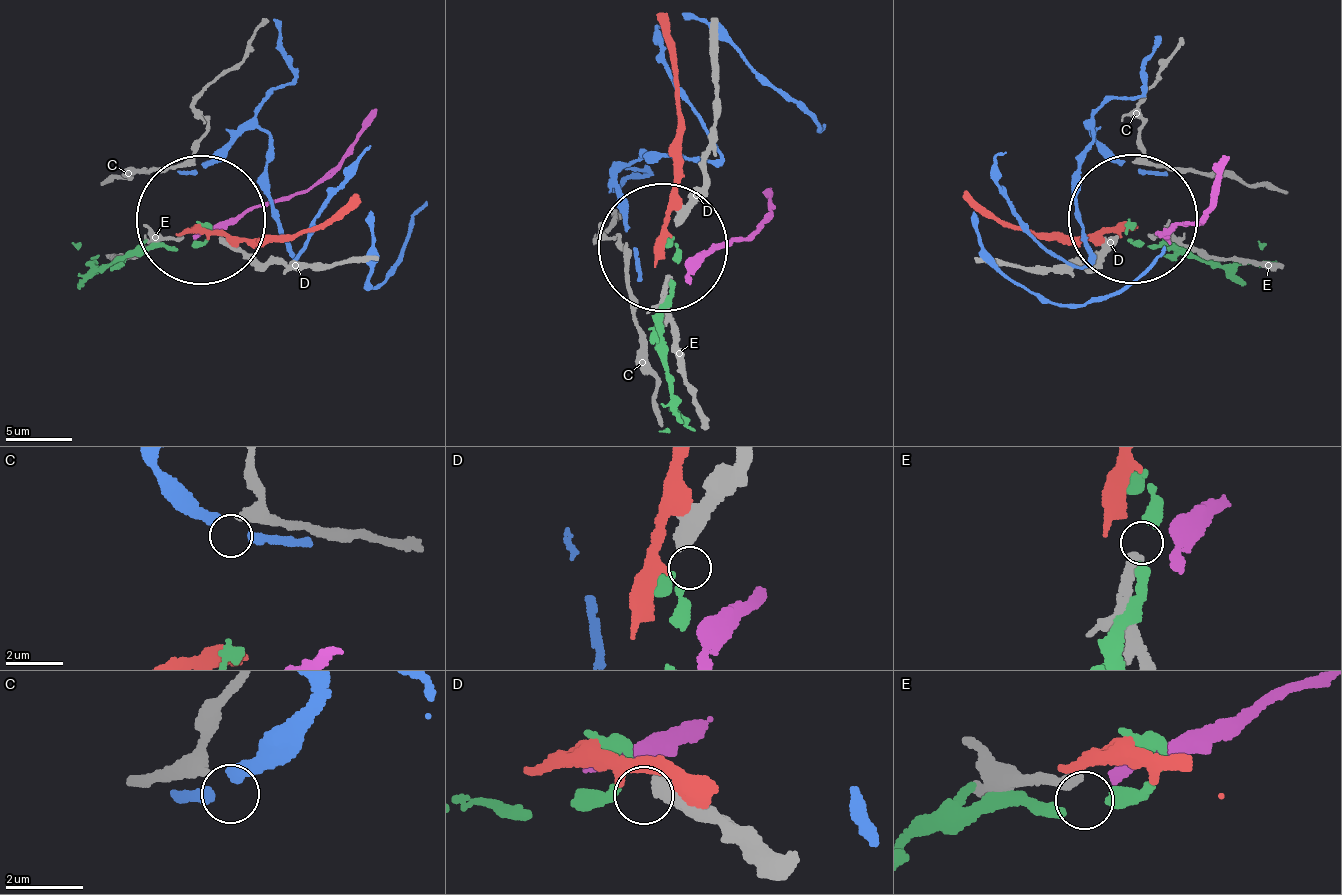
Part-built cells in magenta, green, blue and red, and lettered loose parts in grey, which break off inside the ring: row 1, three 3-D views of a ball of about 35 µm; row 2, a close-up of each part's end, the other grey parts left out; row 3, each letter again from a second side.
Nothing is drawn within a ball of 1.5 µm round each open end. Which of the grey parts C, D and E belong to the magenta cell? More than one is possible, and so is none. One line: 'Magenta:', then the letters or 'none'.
Magenta: none

